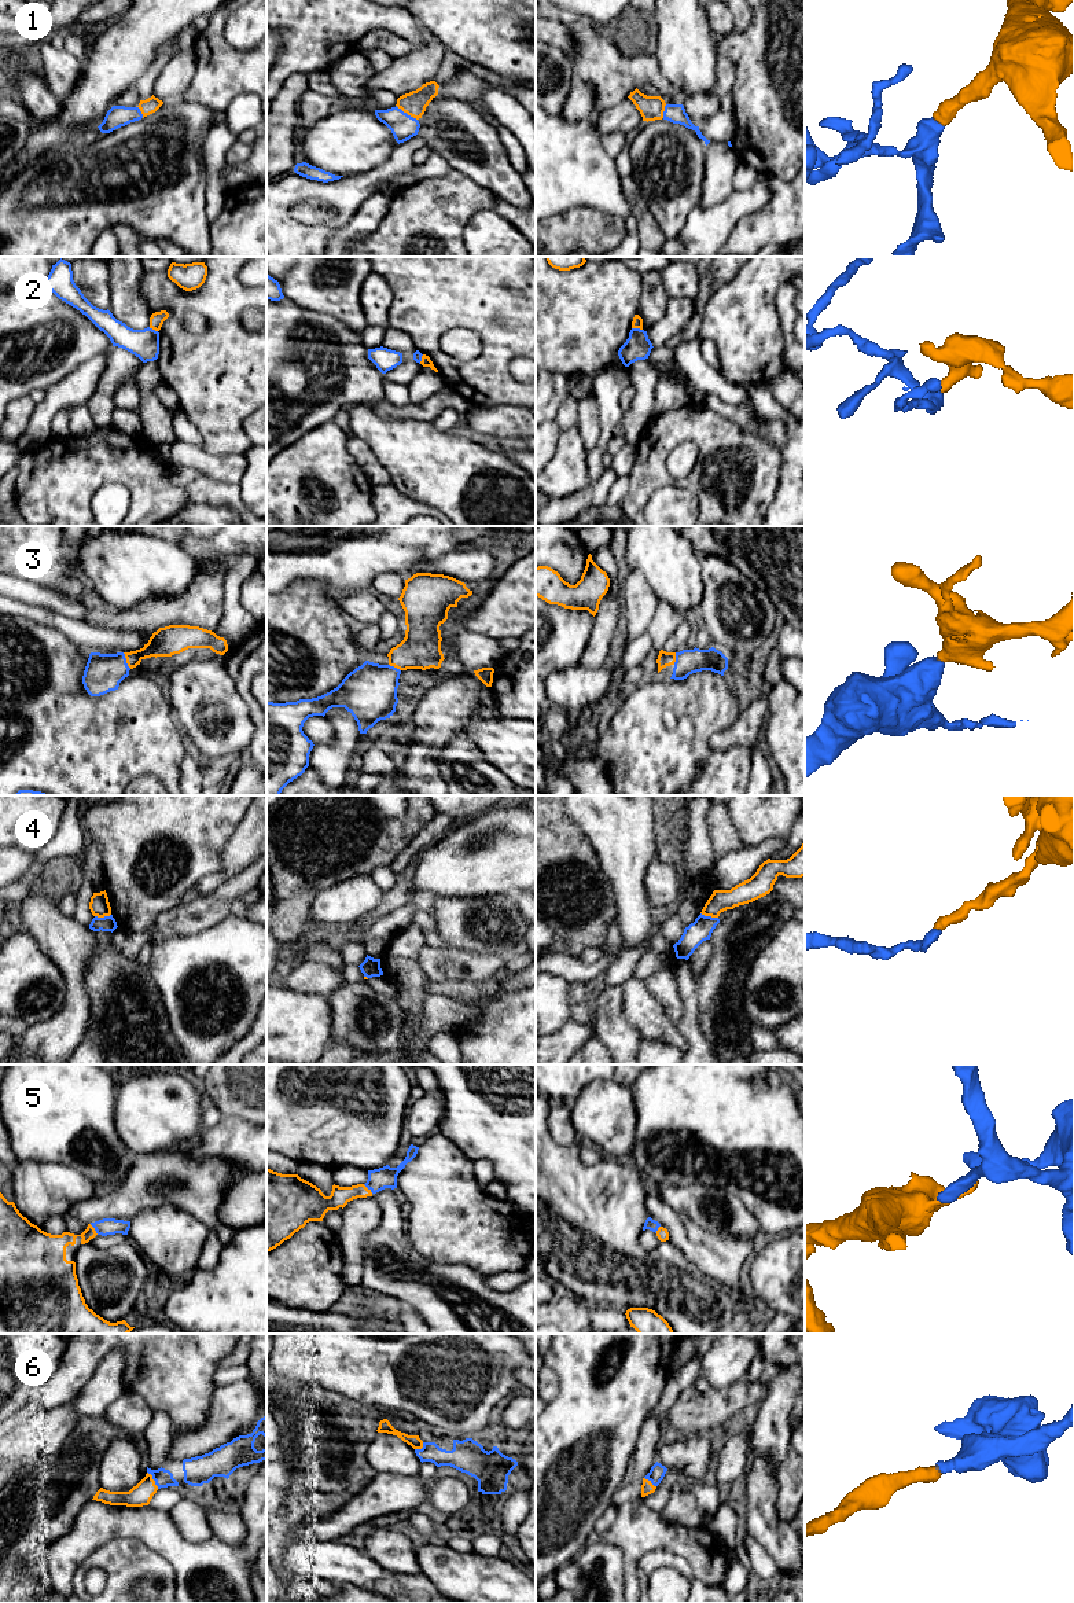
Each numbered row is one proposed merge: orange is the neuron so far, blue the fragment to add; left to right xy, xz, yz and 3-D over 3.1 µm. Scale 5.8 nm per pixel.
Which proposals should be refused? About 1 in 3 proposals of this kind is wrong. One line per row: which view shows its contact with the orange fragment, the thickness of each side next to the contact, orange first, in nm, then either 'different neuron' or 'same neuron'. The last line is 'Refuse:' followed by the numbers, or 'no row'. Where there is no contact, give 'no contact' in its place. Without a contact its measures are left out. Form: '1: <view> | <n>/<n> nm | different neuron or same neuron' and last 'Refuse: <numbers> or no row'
1: xz | 140/150 nm | same neuron
2: yz | 60/160 nm | different neuron
3: xy | 160/220 nm | same neuron
4: yz | 130/130 nm | different neuron
5: xy | 130/100 nm | same neuron
6: xy | 130/110 nm | same neuron
Refuse: 2, 4

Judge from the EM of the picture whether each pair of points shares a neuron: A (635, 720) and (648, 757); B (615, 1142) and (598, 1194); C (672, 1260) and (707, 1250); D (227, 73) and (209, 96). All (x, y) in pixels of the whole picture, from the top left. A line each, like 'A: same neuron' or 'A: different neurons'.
A: same neuron
B: different neurons
C: different neurons
D: same neuron

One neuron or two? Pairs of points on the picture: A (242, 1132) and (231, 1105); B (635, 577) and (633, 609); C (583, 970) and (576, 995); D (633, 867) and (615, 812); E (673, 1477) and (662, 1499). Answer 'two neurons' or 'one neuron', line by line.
A: two neurons
B: one neuron
C: two neurons
D: one neuron
E: one neuron

